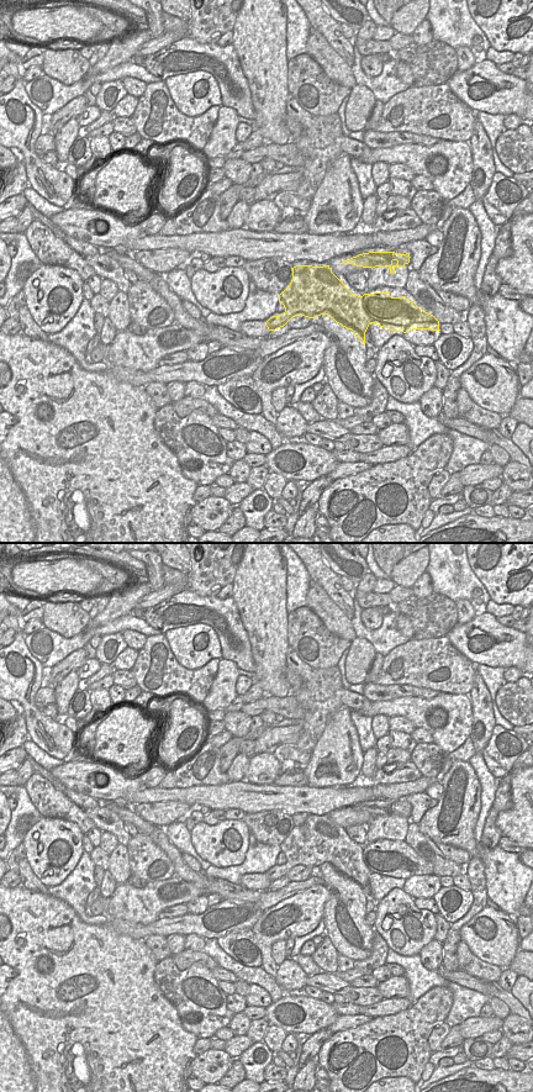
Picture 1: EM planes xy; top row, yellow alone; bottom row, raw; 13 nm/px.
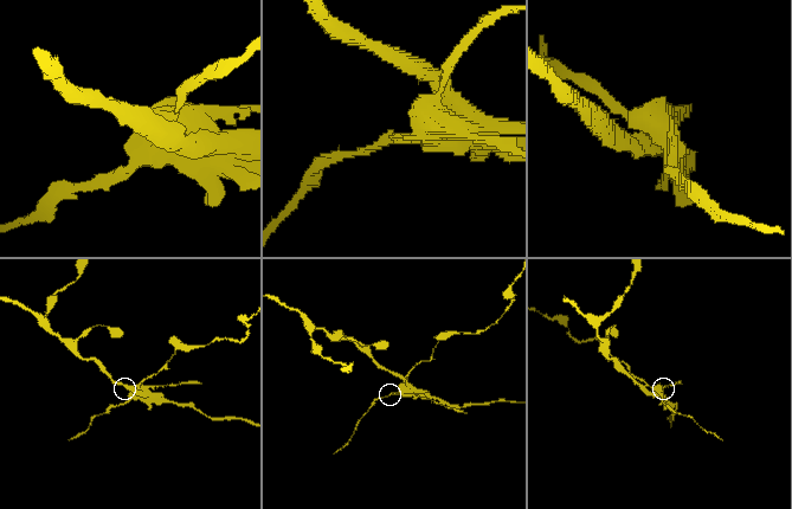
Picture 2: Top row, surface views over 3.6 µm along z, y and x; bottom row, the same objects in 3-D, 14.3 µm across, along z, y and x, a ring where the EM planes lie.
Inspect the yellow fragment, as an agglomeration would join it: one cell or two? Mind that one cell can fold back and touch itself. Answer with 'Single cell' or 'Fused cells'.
Fused cells.

